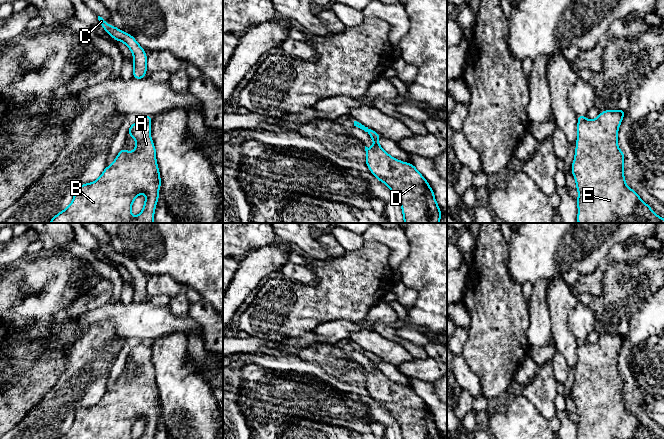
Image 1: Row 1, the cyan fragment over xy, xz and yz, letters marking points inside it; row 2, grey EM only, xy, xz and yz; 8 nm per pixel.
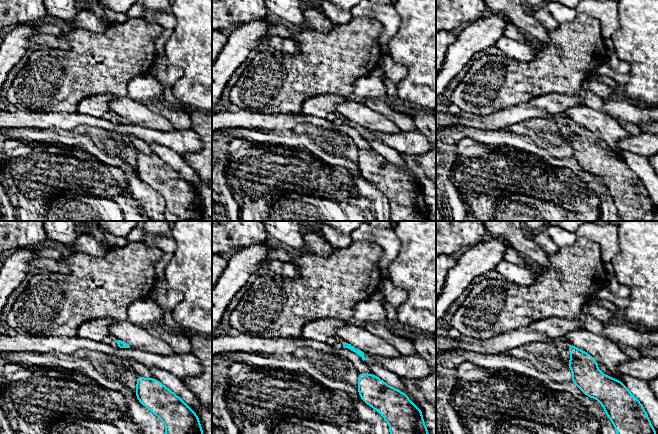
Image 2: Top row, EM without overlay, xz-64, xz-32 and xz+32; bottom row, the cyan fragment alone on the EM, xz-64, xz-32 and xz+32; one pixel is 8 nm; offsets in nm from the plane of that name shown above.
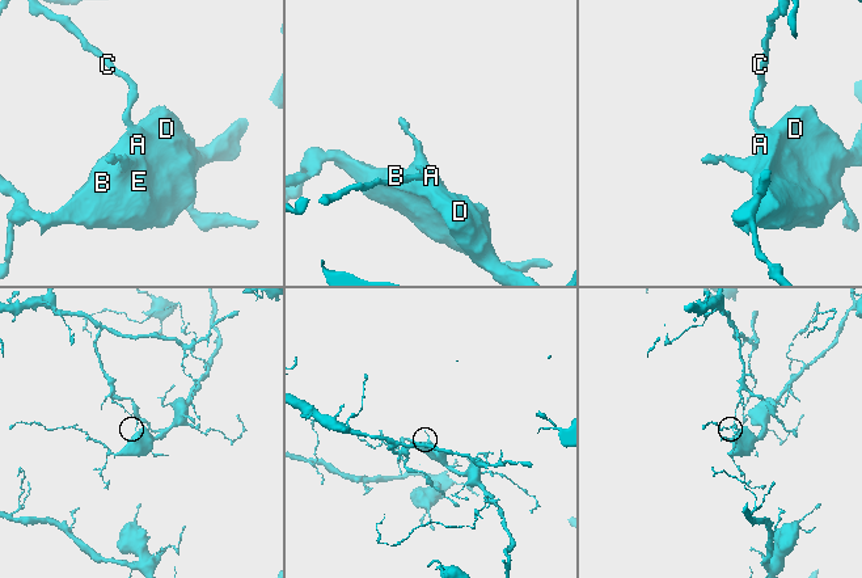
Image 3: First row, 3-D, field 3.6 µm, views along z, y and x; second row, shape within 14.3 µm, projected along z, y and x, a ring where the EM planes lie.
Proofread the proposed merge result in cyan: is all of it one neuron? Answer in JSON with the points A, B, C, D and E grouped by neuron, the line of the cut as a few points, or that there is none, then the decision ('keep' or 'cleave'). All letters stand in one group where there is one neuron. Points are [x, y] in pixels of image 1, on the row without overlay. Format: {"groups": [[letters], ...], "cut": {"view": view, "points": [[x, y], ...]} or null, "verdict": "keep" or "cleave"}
{"groups": [["A", "B", "D", "E"], ["C"]], "cut": {"view": "xy", "points": [[142, 342], [150, 343]]}, "verdict": "cleave"}

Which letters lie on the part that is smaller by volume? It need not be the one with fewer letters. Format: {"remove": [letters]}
{"remove": ["C"]}

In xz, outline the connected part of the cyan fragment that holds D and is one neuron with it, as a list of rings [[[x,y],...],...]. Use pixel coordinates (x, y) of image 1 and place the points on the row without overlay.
[[[375,355],[369,358],[374,370],[365,370],[365,387],[400,425],[403,439],[442,439],[432,412],[414,389],[391,381],[378,368],[381,360]]]

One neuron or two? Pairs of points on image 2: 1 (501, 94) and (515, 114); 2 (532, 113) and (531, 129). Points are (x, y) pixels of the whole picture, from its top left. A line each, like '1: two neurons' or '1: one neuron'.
1: two neurons
2: two neurons

